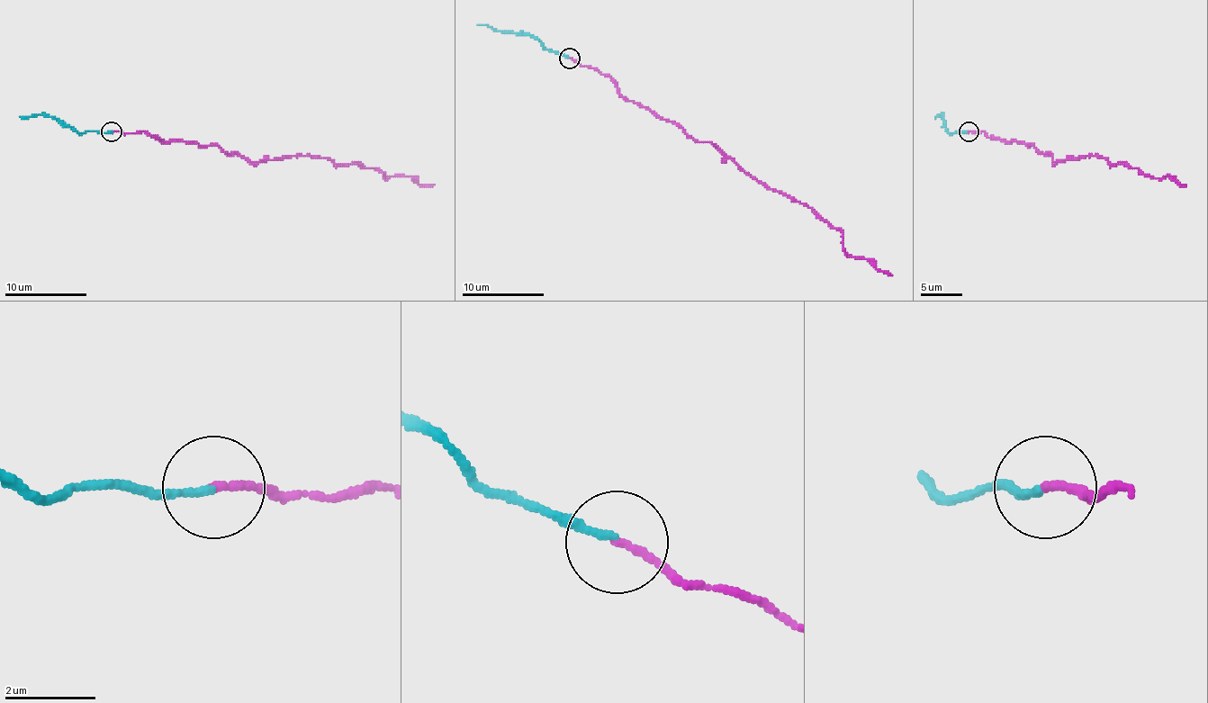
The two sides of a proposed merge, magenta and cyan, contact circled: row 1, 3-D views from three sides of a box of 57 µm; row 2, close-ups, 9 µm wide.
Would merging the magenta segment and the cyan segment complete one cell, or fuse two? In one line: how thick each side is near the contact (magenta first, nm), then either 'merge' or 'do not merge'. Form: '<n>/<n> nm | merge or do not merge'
170/150 nm | do not merge

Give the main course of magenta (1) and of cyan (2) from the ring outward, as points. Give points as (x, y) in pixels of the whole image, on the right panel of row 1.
1: (968, 130), (1033, 145), (1052, 162), (1099, 156), (1110, 164), (1136, 167), (1144, 176), (1169, 176), (1185, 184)
2: (968, 130), (950, 133), (942, 114), (935, 116)

